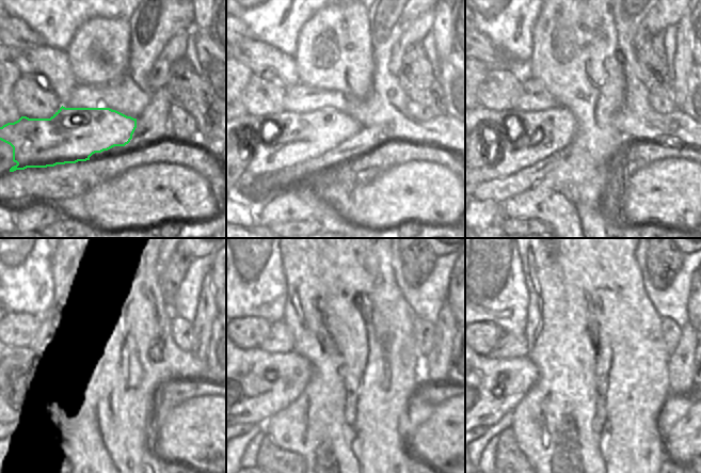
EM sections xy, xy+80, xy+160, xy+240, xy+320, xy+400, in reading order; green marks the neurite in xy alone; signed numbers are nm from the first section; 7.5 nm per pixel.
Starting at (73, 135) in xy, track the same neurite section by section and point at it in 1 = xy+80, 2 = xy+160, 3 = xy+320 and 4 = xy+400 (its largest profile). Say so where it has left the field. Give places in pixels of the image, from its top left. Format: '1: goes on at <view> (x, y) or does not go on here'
1: goes on at xy+80 (280, 141)
2: goes on at xy+160 (528, 138)
3: goes on at xy+320 (248, 399)
4: goes on at xy+400 (487, 389)

